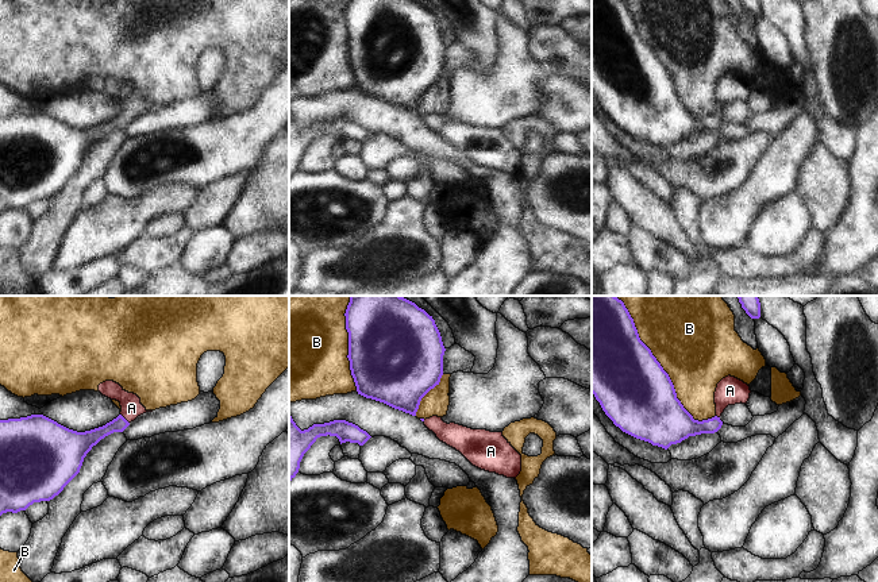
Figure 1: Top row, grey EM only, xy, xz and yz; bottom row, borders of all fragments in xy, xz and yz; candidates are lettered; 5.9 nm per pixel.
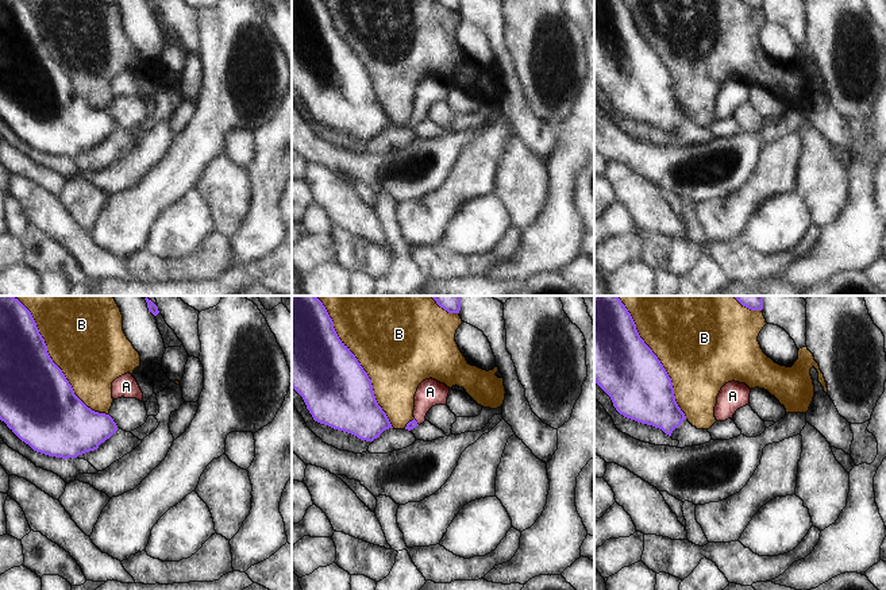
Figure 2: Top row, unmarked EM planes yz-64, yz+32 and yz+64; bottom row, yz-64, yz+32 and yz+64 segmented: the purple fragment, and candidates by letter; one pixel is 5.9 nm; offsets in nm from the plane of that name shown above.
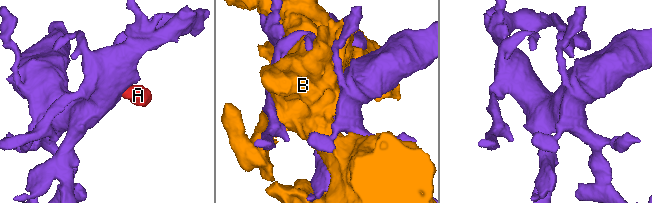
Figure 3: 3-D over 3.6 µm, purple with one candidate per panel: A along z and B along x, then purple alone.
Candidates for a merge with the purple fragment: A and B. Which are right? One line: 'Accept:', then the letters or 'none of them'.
Accept: A

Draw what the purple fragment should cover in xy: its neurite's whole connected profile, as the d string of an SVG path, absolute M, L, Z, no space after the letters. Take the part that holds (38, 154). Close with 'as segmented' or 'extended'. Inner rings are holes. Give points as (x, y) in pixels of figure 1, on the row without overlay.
M105 78L99 89L120 100L122 109L103 124L77 130L43 113L0 117L0 213L50 199L80 170L84 155L101 136L123 130L147 108L140 96Z | extended

